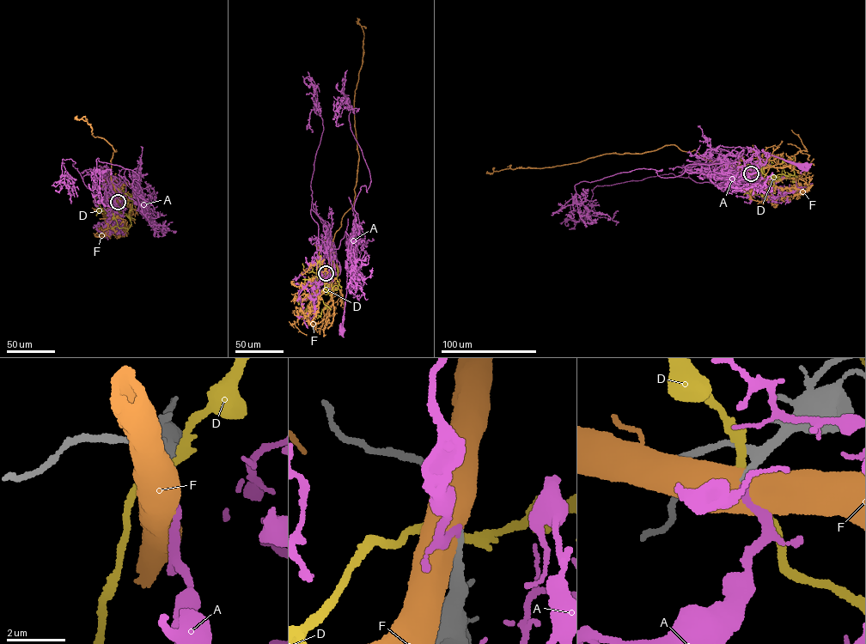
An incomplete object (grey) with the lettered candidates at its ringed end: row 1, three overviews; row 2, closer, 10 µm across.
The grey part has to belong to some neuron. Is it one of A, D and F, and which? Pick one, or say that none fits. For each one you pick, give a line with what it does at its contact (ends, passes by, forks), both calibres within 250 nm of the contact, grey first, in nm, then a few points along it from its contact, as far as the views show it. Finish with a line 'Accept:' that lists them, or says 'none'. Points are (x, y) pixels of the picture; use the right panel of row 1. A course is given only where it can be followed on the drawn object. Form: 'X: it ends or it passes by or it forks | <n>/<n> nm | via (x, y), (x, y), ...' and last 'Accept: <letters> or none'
A: it ends | 240/240 nm | via (752, 173), (747, 179), (711, 176), (712, 164), (722, 164), (704, 154), (719, 146), (743, 147), (804, 165)
Accept: A

